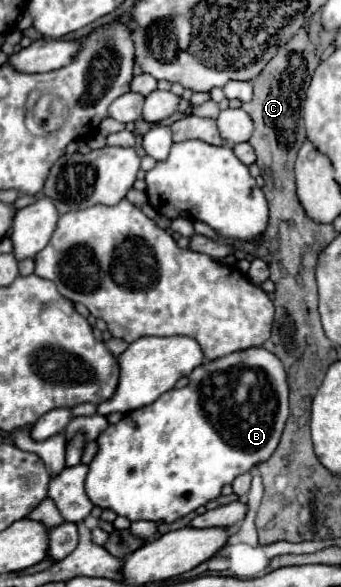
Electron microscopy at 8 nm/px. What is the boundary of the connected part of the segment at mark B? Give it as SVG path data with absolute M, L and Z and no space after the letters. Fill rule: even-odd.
M263 347L235 351L235 353L227 355L227 357L221 357L221 359L215 359L215 361L207 361L207 363L203 363L203 365L193 369L193 373L189 375L189 383L183 389L171 389L171 391L163 393L151 405L145 405L141 409L135 409L135 411L127 413L119 423L109 425L97 437L97 453L95 453L95 457L93 457L91 465L89 465L89 473L87 473L87 479L85 479L85 491L87 491L89 499L93 501L93 505L97 505L101 509L111 509L117 515L127 517L129 521L163 521L163 523L173 523L173 521L189 515L197 507L207 505L209 501L219 497L223 485L233 483L233 479L239 477L241 473L247 473L251 467L269 461L269 457L277 449L277 443L281 439L285 421L289 417L287 395L289 395L289 387L287 387L287 373L283 369L283 363L273 353L269 353Z

